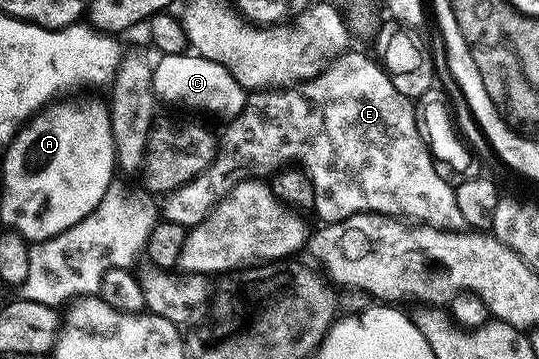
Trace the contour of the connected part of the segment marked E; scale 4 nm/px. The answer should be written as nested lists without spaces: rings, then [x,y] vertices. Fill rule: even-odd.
[[[346,51],[341,57],[337,57],[336,60],[315,79],[302,81],[301,84],[296,87],[250,92],[247,97],[247,103],[243,107],[243,111],[240,115],[234,117],[232,121],[224,126],[225,134],[223,132],[220,134],[216,159],[195,179],[183,183],[183,187],[179,187],[171,193],[164,194],[164,220],[170,221],[171,223],[179,223],[184,229],[190,230],[194,225],[203,223],[203,219],[207,219],[207,215],[210,211],[212,211],[240,181],[269,179],[280,173],[282,169],[296,163],[301,172],[308,177],[309,183],[313,188],[313,204],[315,206],[315,214],[317,213],[319,219],[318,222],[328,223],[330,221],[342,221],[356,213],[378,213],[384,217],[404,219],[409,223],[430,225],[433,229],[450,229],[452,233],[462,232],[462,230],[466,228],[466,224],[462,213],[459,211],[459,203],[455,203],[455,195],[453,194],[454,186],[450,184],[450,182],[445,181],[443,175],[439,175],[439,171],[435,171],[433,157],[429,154],[429,148],[425,146],[424,139],[419,135],[417,111],[414,102],[410,100],[410,98],[399,95],[399,91],[395,91],[395,87],[391,83],[389,76],[385,74],[384,69],[381,68],[380,64],[378,64],[370,54],[369,58],[365,53],[353,52],[354,51]]]

